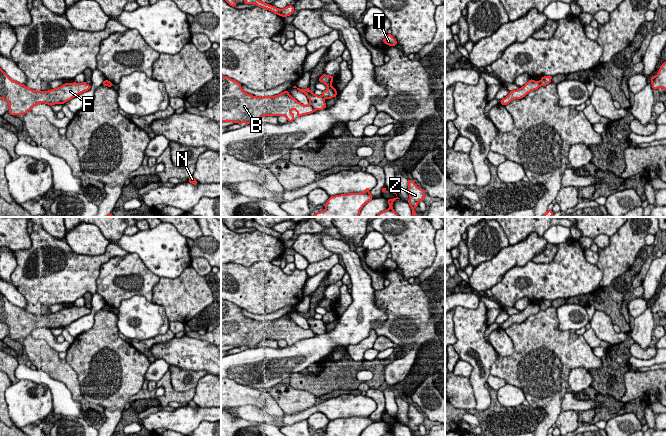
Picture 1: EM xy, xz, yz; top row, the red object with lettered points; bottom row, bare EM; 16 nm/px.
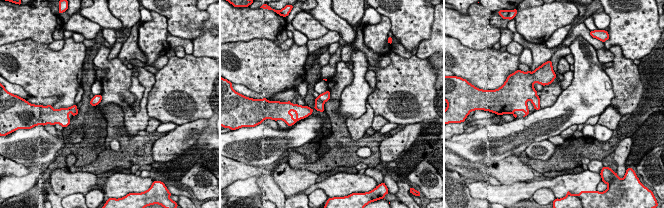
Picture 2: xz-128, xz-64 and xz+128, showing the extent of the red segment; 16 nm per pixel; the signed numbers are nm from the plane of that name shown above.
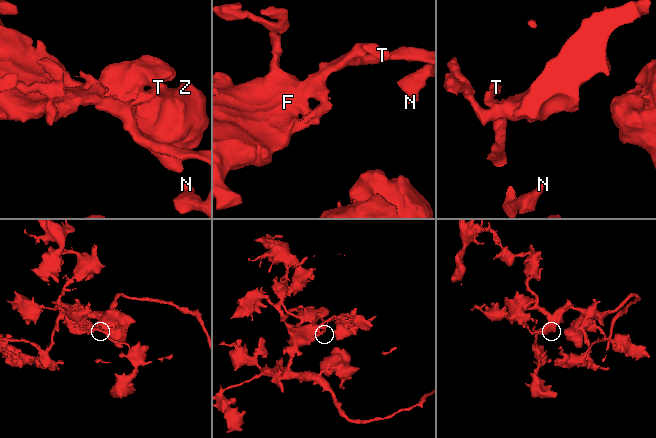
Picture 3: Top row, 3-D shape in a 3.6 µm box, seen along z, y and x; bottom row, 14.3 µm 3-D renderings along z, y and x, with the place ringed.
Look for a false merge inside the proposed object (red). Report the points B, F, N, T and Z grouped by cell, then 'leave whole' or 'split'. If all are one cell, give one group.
B F N T / Z; split

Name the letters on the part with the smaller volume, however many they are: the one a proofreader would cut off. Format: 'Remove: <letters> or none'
Remove: Z

